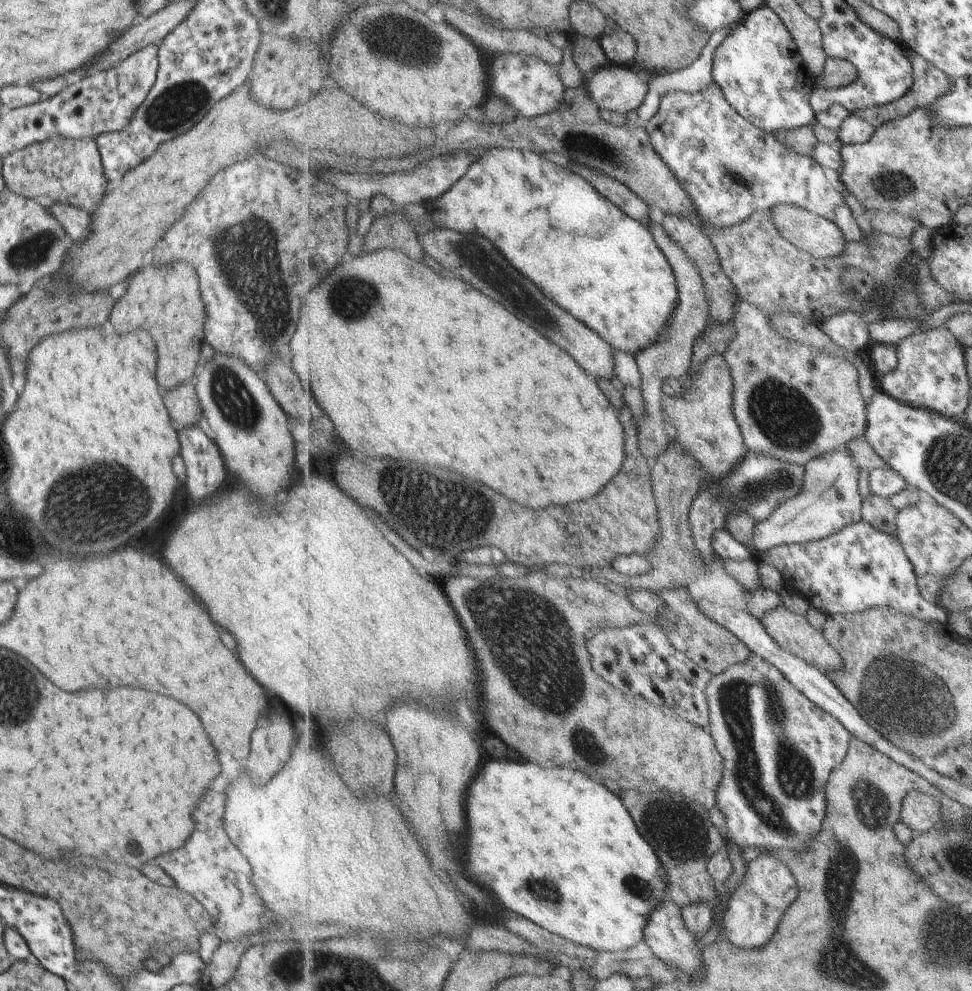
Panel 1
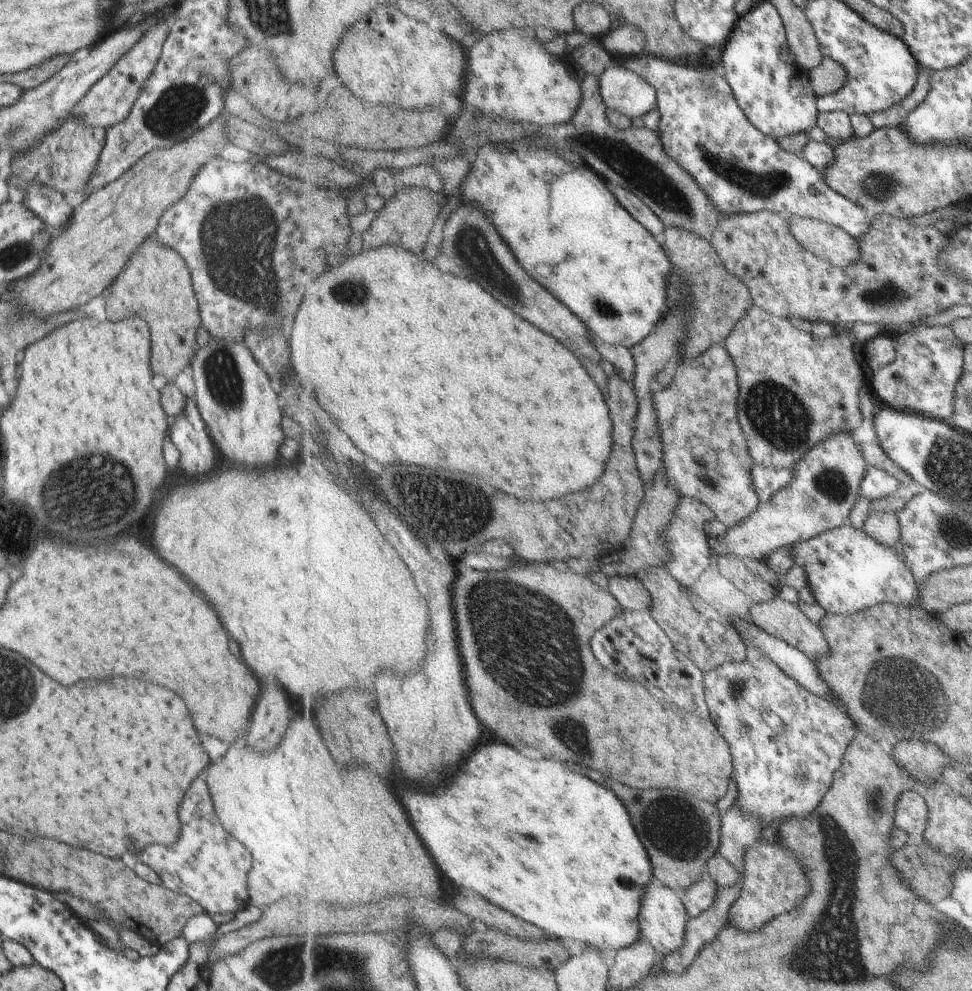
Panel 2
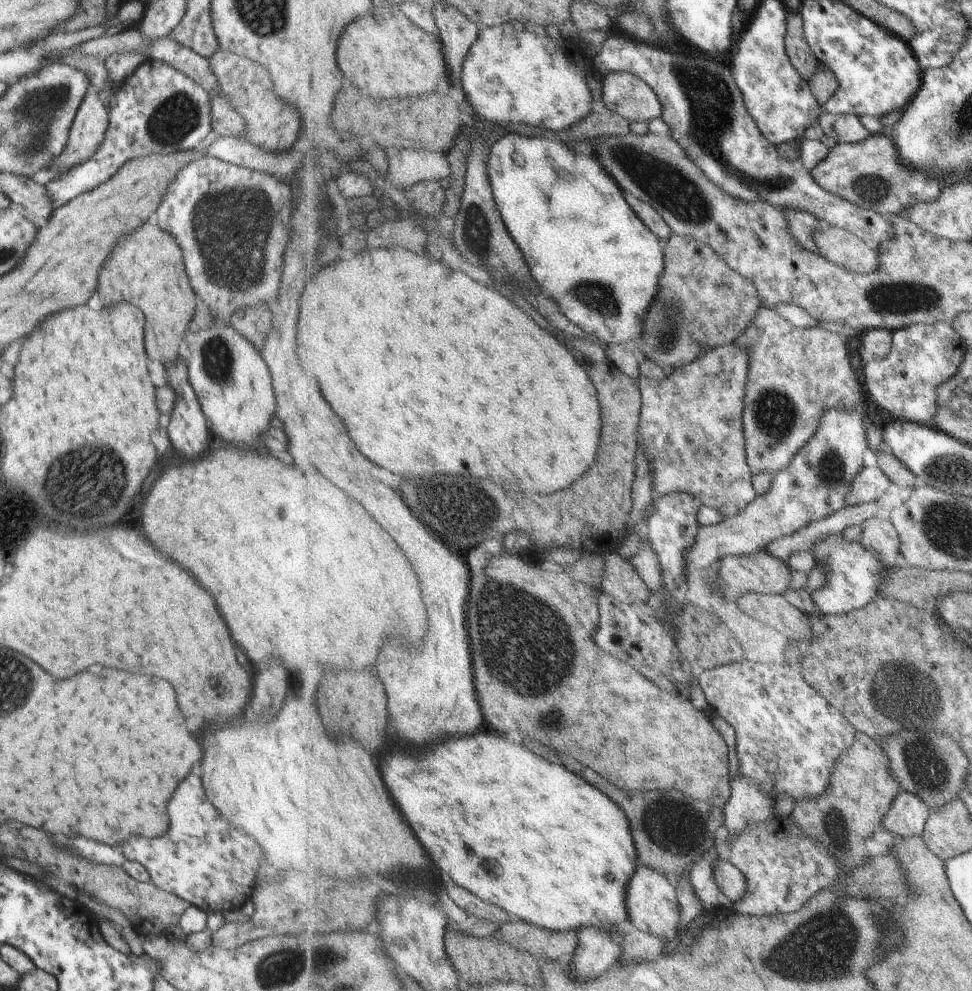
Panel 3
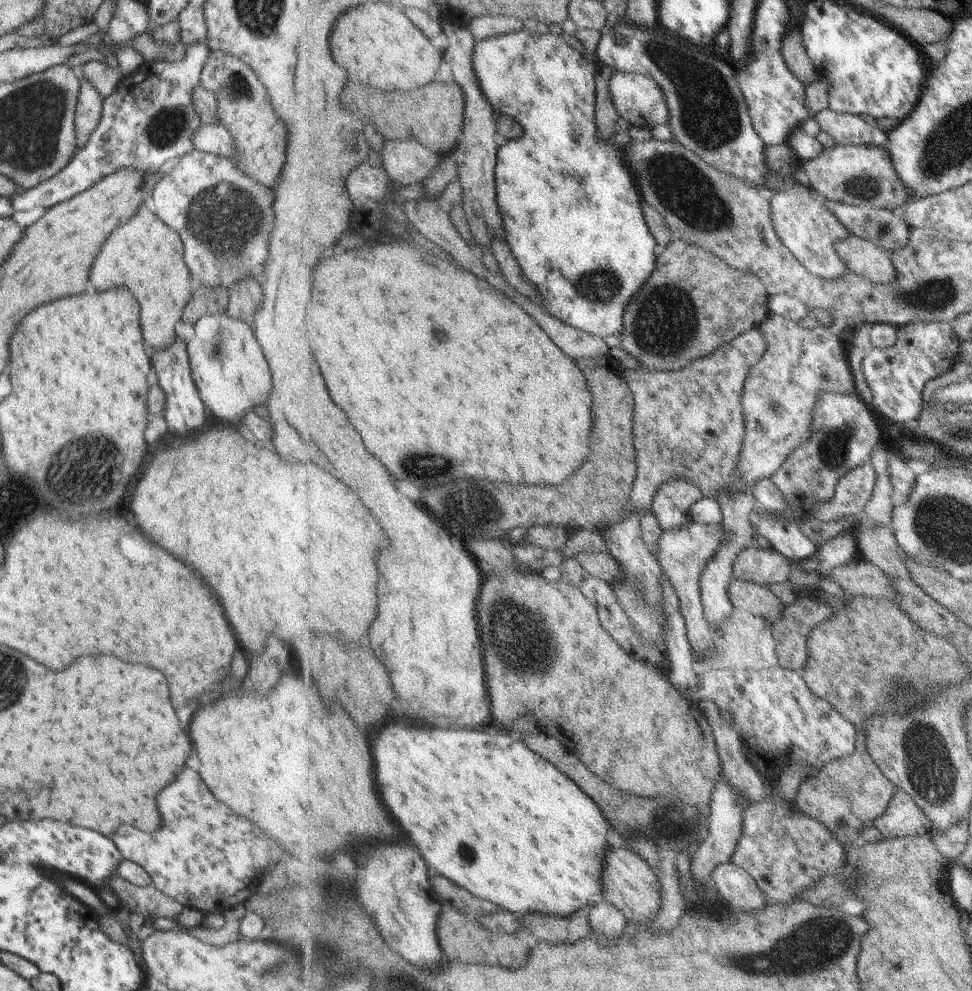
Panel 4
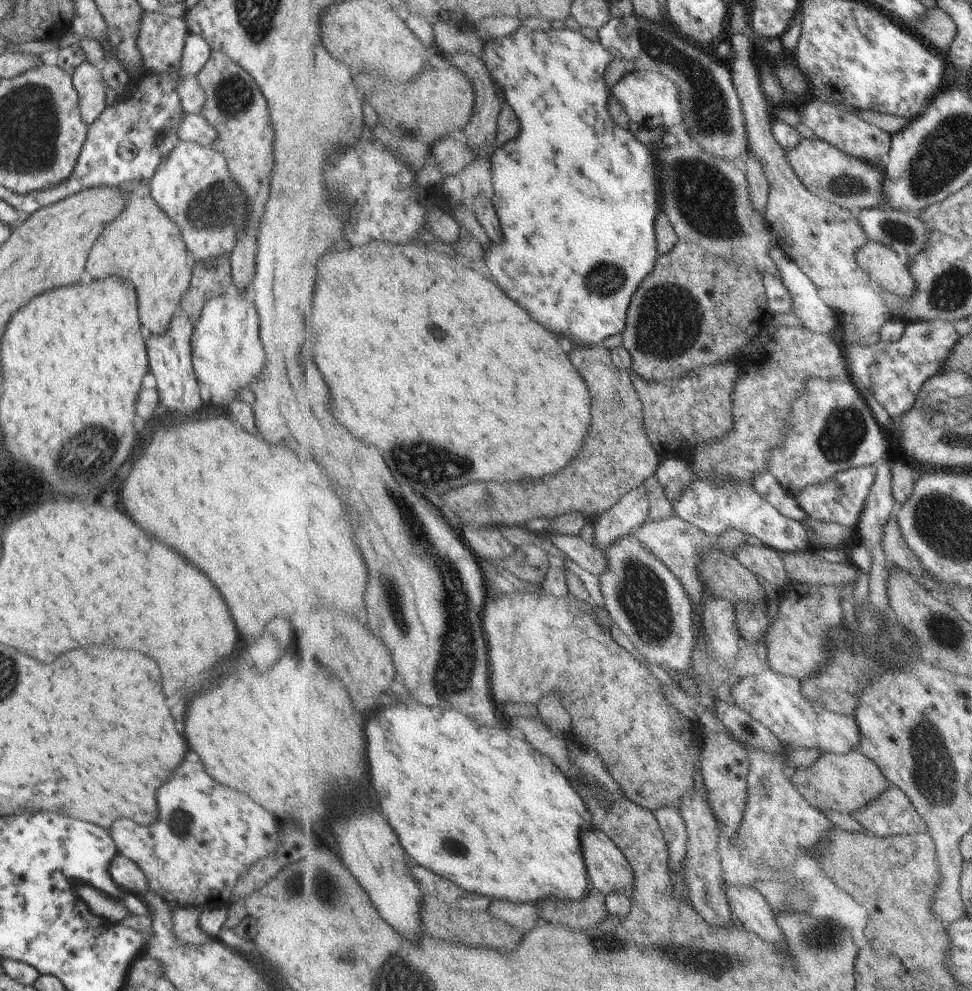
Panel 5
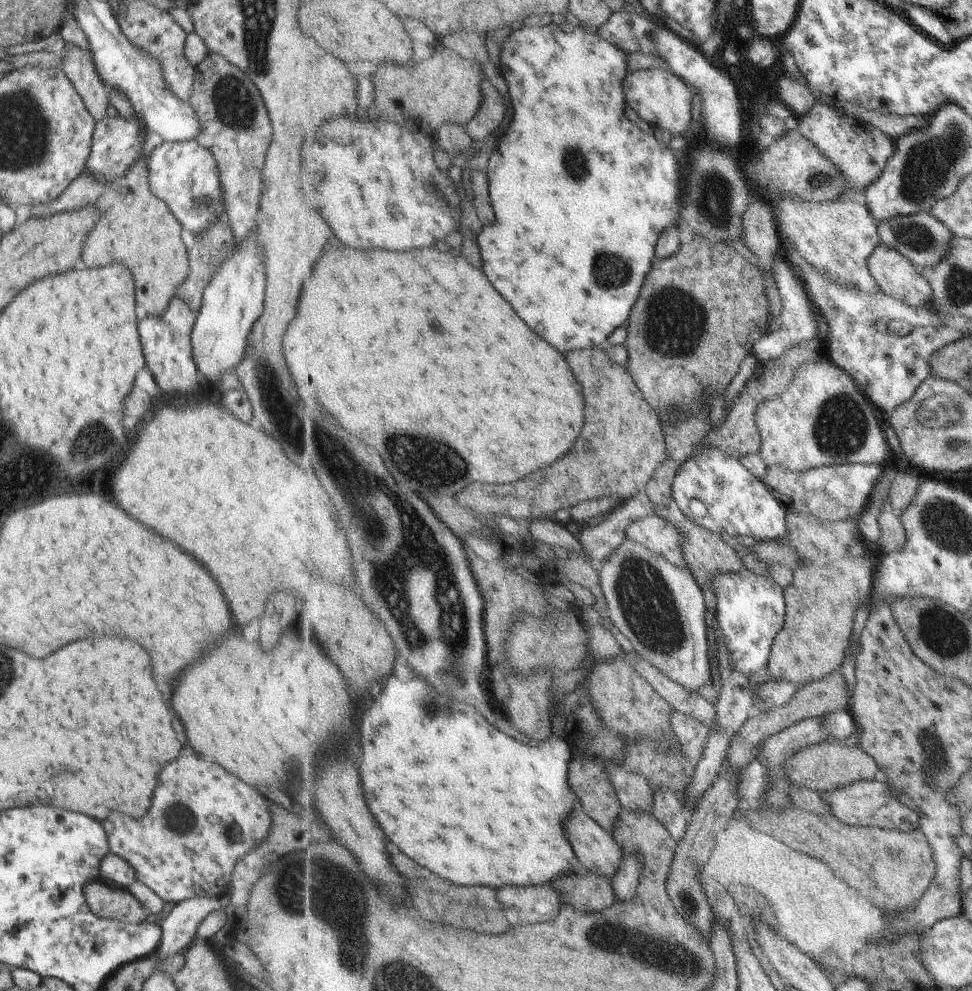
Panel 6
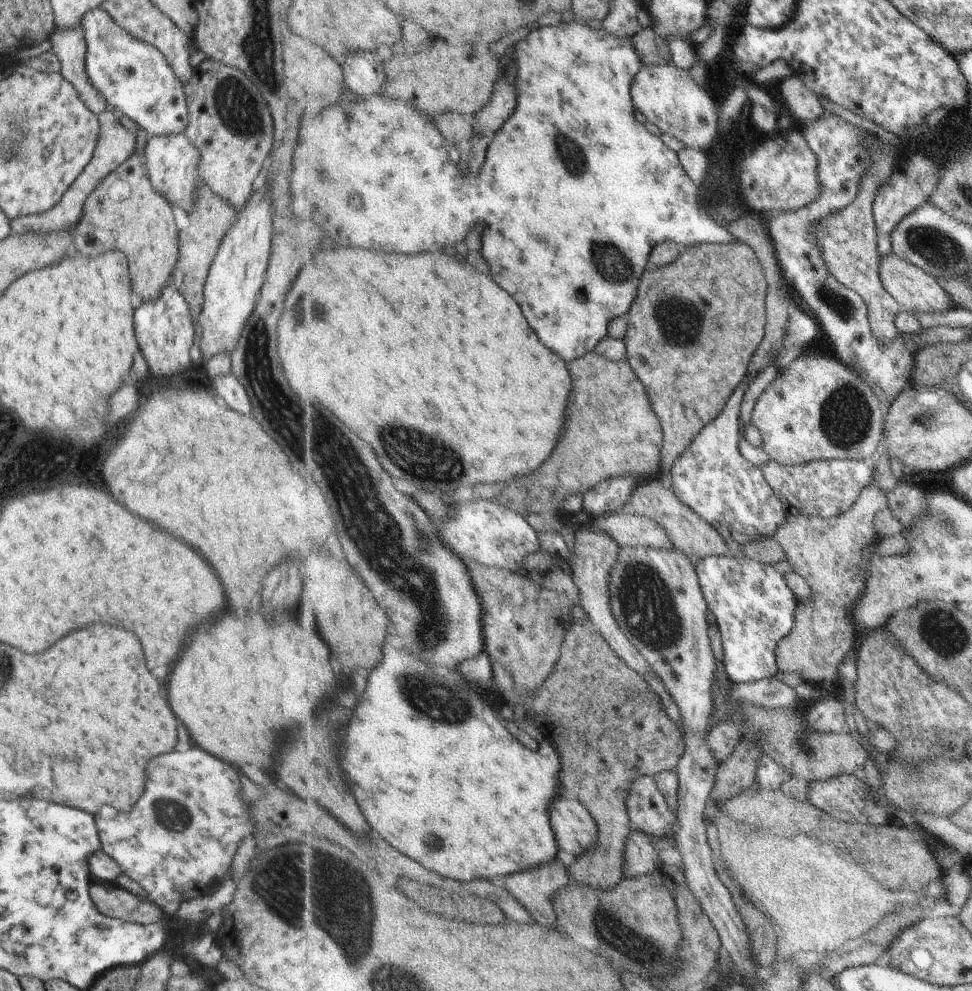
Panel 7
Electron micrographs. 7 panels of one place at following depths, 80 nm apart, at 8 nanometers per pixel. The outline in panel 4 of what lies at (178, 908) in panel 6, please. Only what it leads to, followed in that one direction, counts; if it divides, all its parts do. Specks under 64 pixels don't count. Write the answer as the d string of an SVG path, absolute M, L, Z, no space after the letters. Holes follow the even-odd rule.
M243 905L239 908L231 908L231 910L225 910L222 912L224 918L224 926L215 927L205 926L204 924L200 926L195 926L195 928L185 928L184 931L188 932L191 938L199 940L201 944L207 944L215 948L221 948L225 944L231 942L238 942L242 940L241 934L239 934L239 924L240 920L245 912ZM233 912L233 914L229 914Z

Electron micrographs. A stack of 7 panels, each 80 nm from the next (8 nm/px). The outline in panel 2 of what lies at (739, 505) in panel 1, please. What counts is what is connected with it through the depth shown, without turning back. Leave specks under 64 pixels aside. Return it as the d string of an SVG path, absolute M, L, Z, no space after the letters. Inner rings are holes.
M759 463L752 466L752 483L761 503L769 503L779 491L791 486L795 467L775 468ZM682 496L674 513L674 519L665 530L665 541L668 542L668 549L672 552L666 568L686 587L690 588L693 581L697 580L697 576L703 574L703 570L707 570L711 564L712 548L707 524L716 518L714 510L707 503L697 497Z

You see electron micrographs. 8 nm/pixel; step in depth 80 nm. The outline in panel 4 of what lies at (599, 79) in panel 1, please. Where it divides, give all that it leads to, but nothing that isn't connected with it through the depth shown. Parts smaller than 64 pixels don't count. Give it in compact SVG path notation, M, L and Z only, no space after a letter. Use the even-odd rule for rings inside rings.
M615 71L611 75L608 85L614 108L620 118L627 121L631 126L651 130L656 125L671 124L671 108L667 104L667 96L665 96L663 88L659 86L659 80L651 78L649 74Z

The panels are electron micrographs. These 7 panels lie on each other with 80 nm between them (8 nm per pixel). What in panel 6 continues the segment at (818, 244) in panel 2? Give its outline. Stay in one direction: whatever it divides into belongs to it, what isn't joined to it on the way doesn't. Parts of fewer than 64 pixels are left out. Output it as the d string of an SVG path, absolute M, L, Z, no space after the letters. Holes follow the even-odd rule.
M882 243L869 256L869 268L884 294L889 294L908 306L922 307L931 304L931 282L923 276L922 269L901 252Z

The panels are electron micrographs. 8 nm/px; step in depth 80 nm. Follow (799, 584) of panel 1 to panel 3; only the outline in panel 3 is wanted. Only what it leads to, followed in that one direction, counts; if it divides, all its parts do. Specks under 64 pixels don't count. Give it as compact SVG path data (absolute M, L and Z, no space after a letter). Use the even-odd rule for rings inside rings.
M831 534L825 540L817 542L812 548L817 564L827 572L828 583L821 588L811 590L809 597L823 615L848 614L867 607L879 594L887 566L879 556L867 550L860 540L847 540L843 534Z

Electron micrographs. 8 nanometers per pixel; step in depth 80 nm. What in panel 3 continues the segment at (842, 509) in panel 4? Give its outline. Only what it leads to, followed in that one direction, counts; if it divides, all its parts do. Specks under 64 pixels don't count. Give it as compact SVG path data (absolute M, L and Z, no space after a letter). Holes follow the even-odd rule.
M879 465L871 468L863 466L863 471L859 472L849 486L851 486L851 492L847 496L847 506L853 506L857 502L873 502L881 498L891 486L891 480Z

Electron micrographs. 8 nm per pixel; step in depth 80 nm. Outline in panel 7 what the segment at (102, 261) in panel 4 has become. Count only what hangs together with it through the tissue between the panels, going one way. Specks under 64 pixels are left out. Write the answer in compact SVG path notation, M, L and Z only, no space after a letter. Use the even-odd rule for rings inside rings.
M129 156L99 182L83 202L81 223L72 231L73 246L83 256L95 256L117 250L125 256L130 291L136 300L153 300L163 284L173 283L172 271L178 266L176 229L173 212L165 198L155 192L146 175L142 156Z

